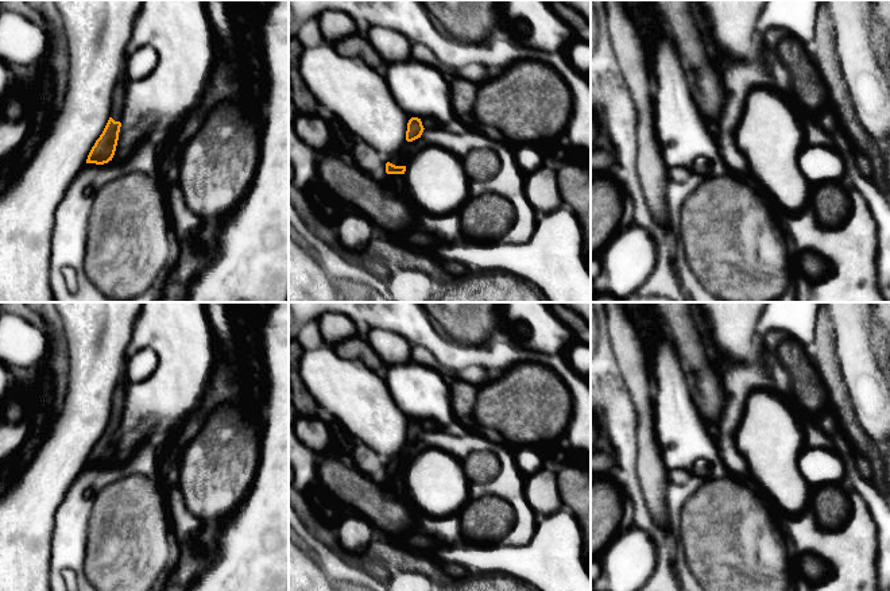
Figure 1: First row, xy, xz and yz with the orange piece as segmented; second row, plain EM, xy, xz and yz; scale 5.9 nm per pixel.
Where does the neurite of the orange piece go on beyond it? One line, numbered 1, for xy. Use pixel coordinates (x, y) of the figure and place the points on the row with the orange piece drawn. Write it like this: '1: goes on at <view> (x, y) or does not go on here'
1: goes on at xy (119, 93)

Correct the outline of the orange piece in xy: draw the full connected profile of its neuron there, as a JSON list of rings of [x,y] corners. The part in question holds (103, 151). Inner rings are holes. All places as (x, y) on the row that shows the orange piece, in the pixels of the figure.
[[[121,78],[113,90],[111,117],[102,134],[92,147],[86,163],[104,165],[112,161],[119,140],[119,132],[121,127],[120,120],[124,111],[124,105],[125,105],[125,85]]]

